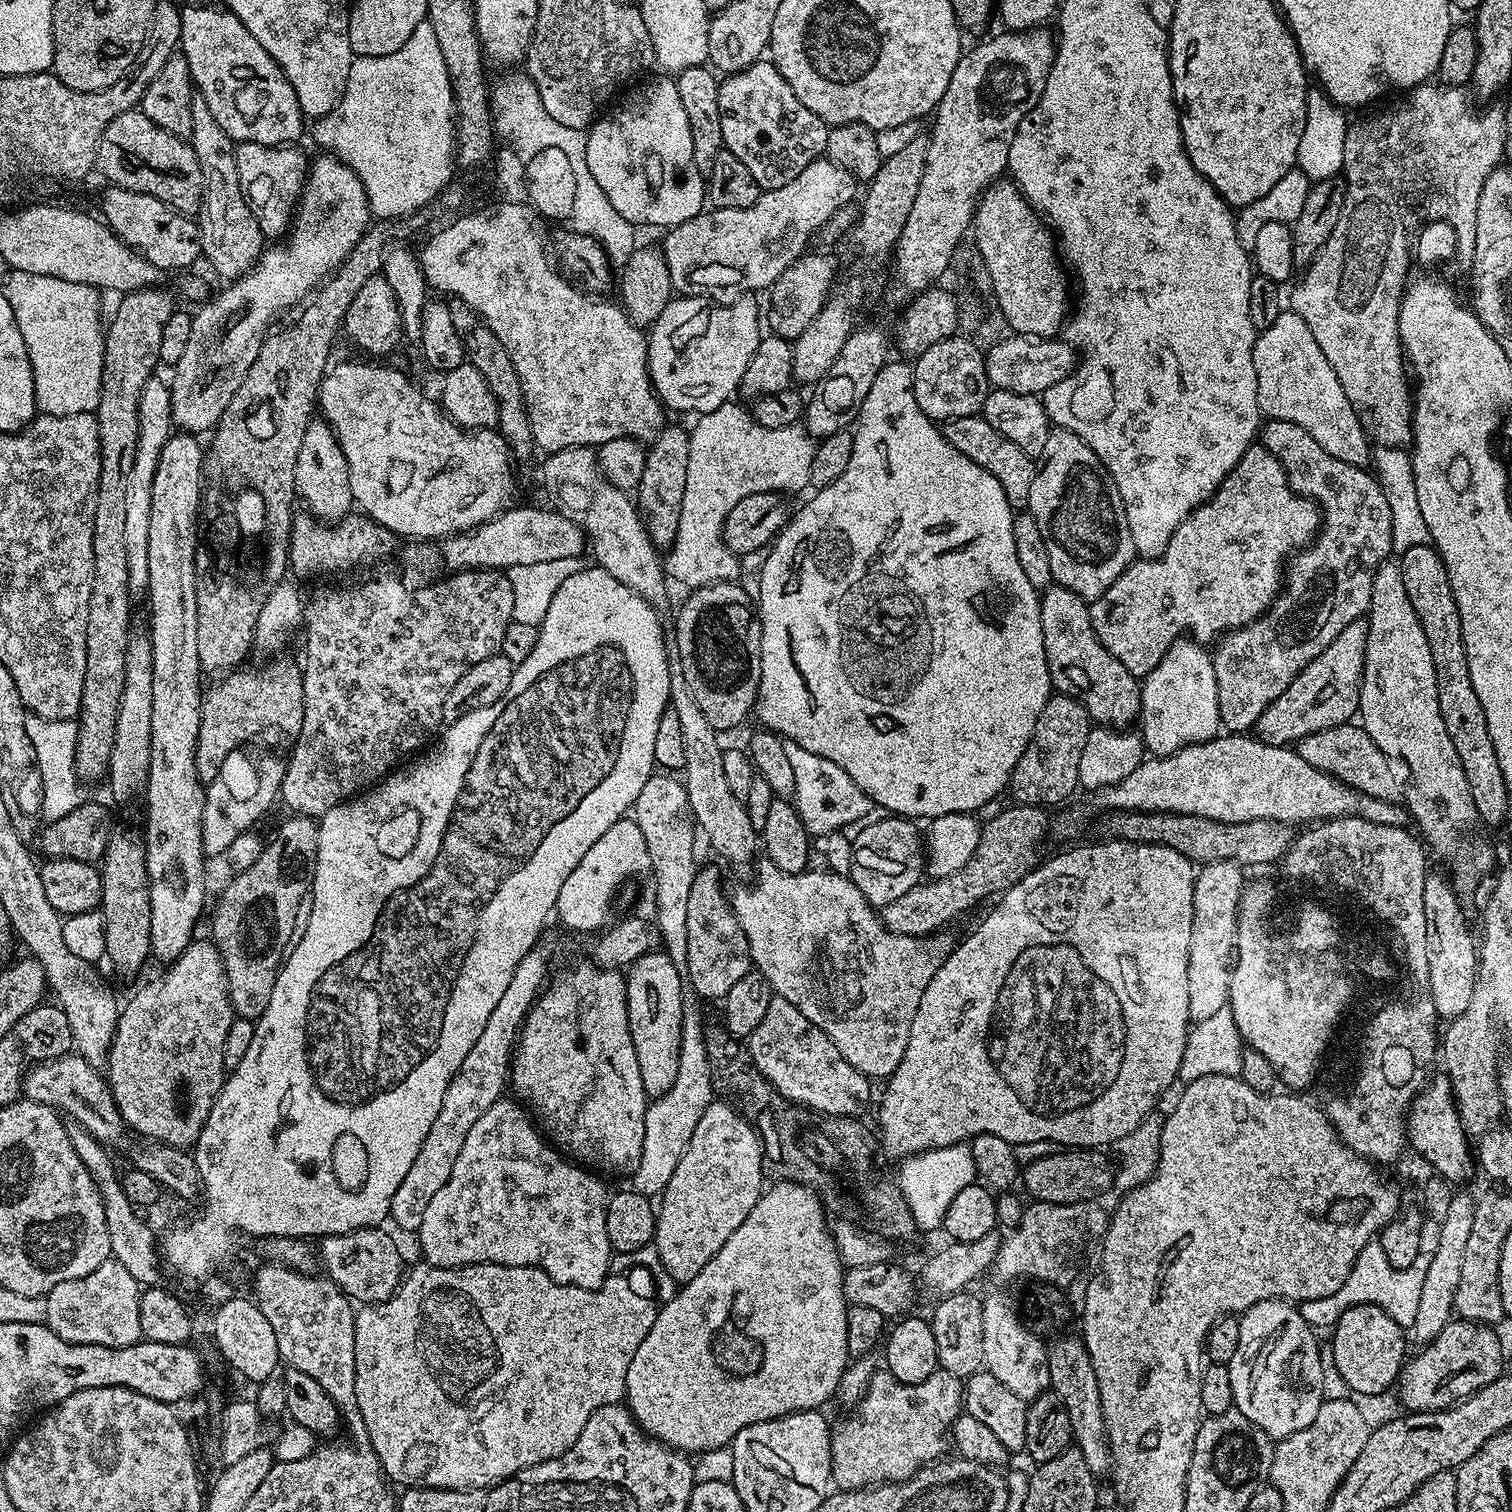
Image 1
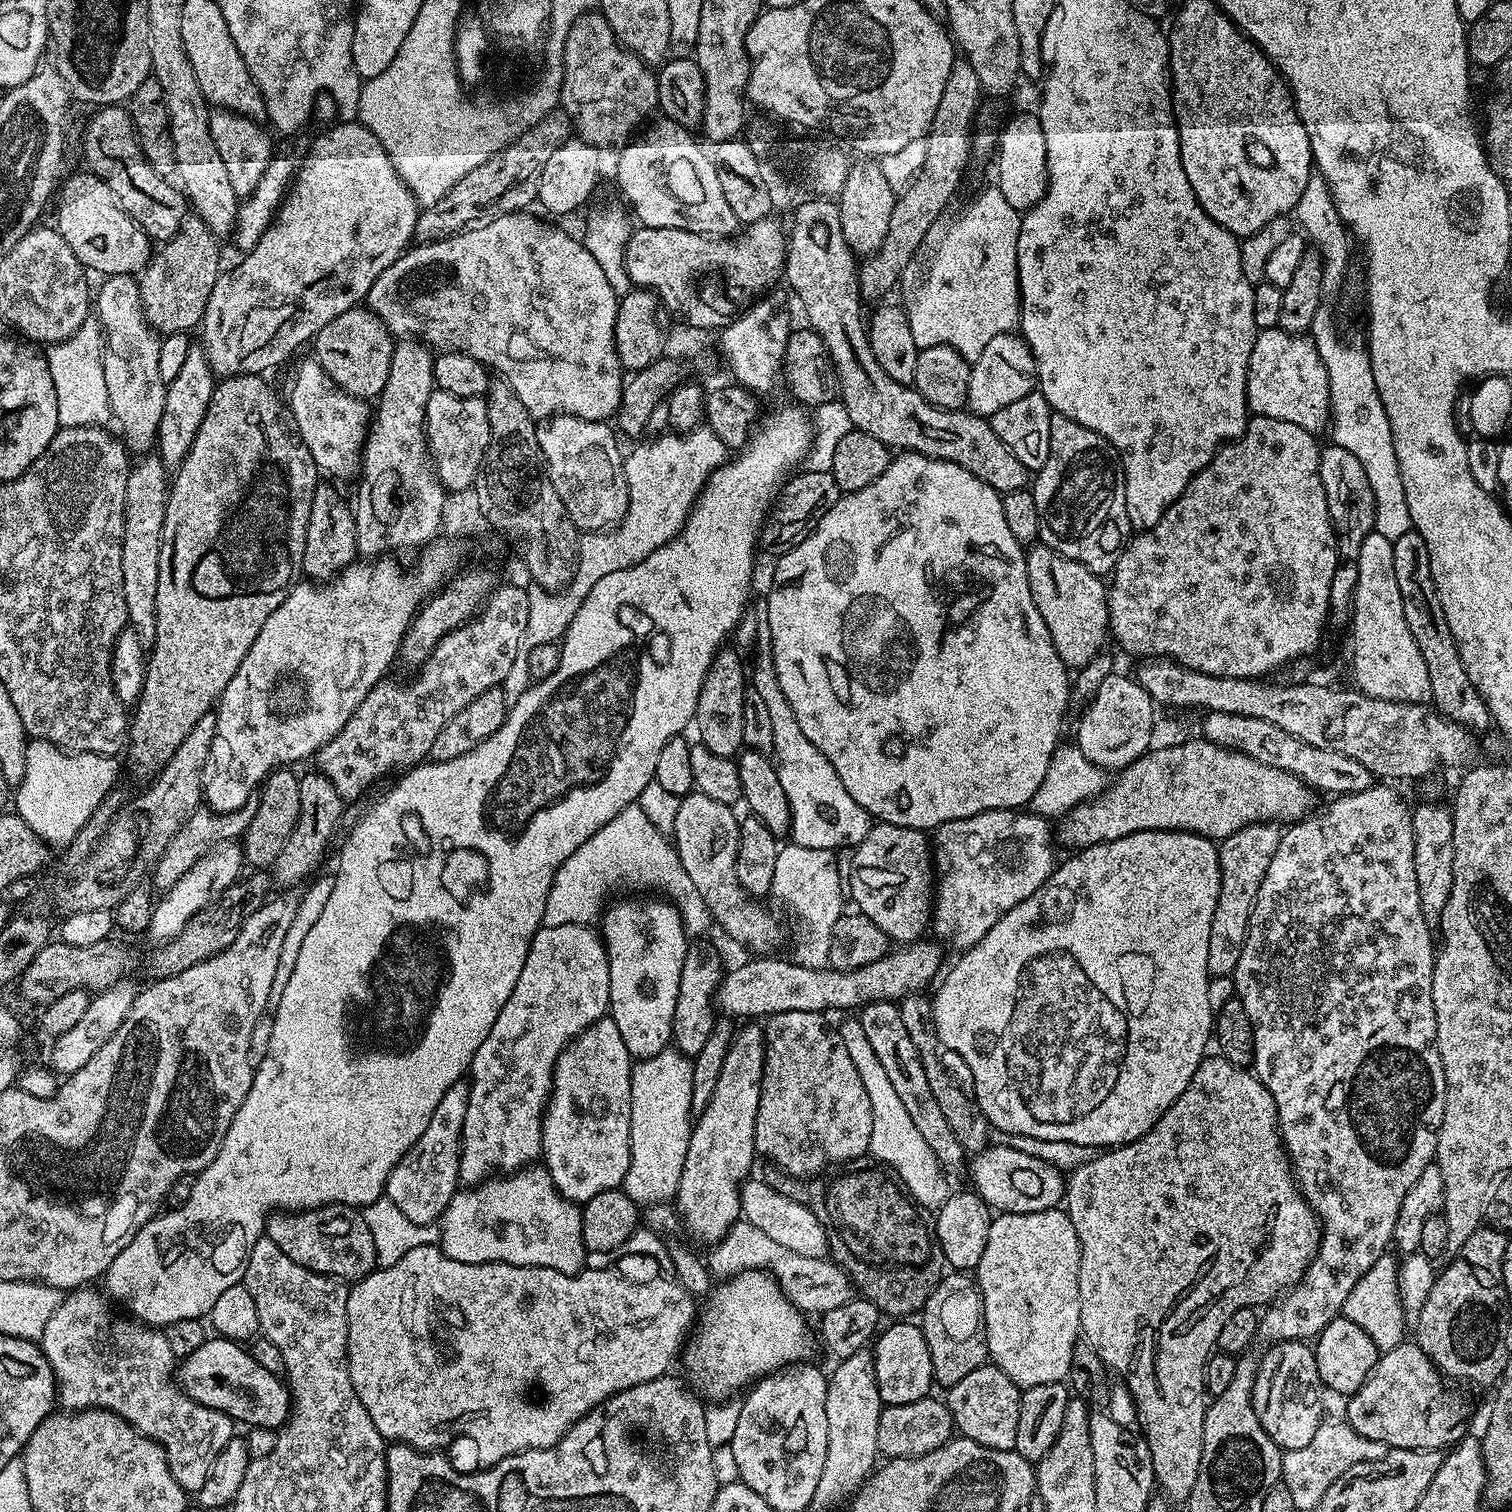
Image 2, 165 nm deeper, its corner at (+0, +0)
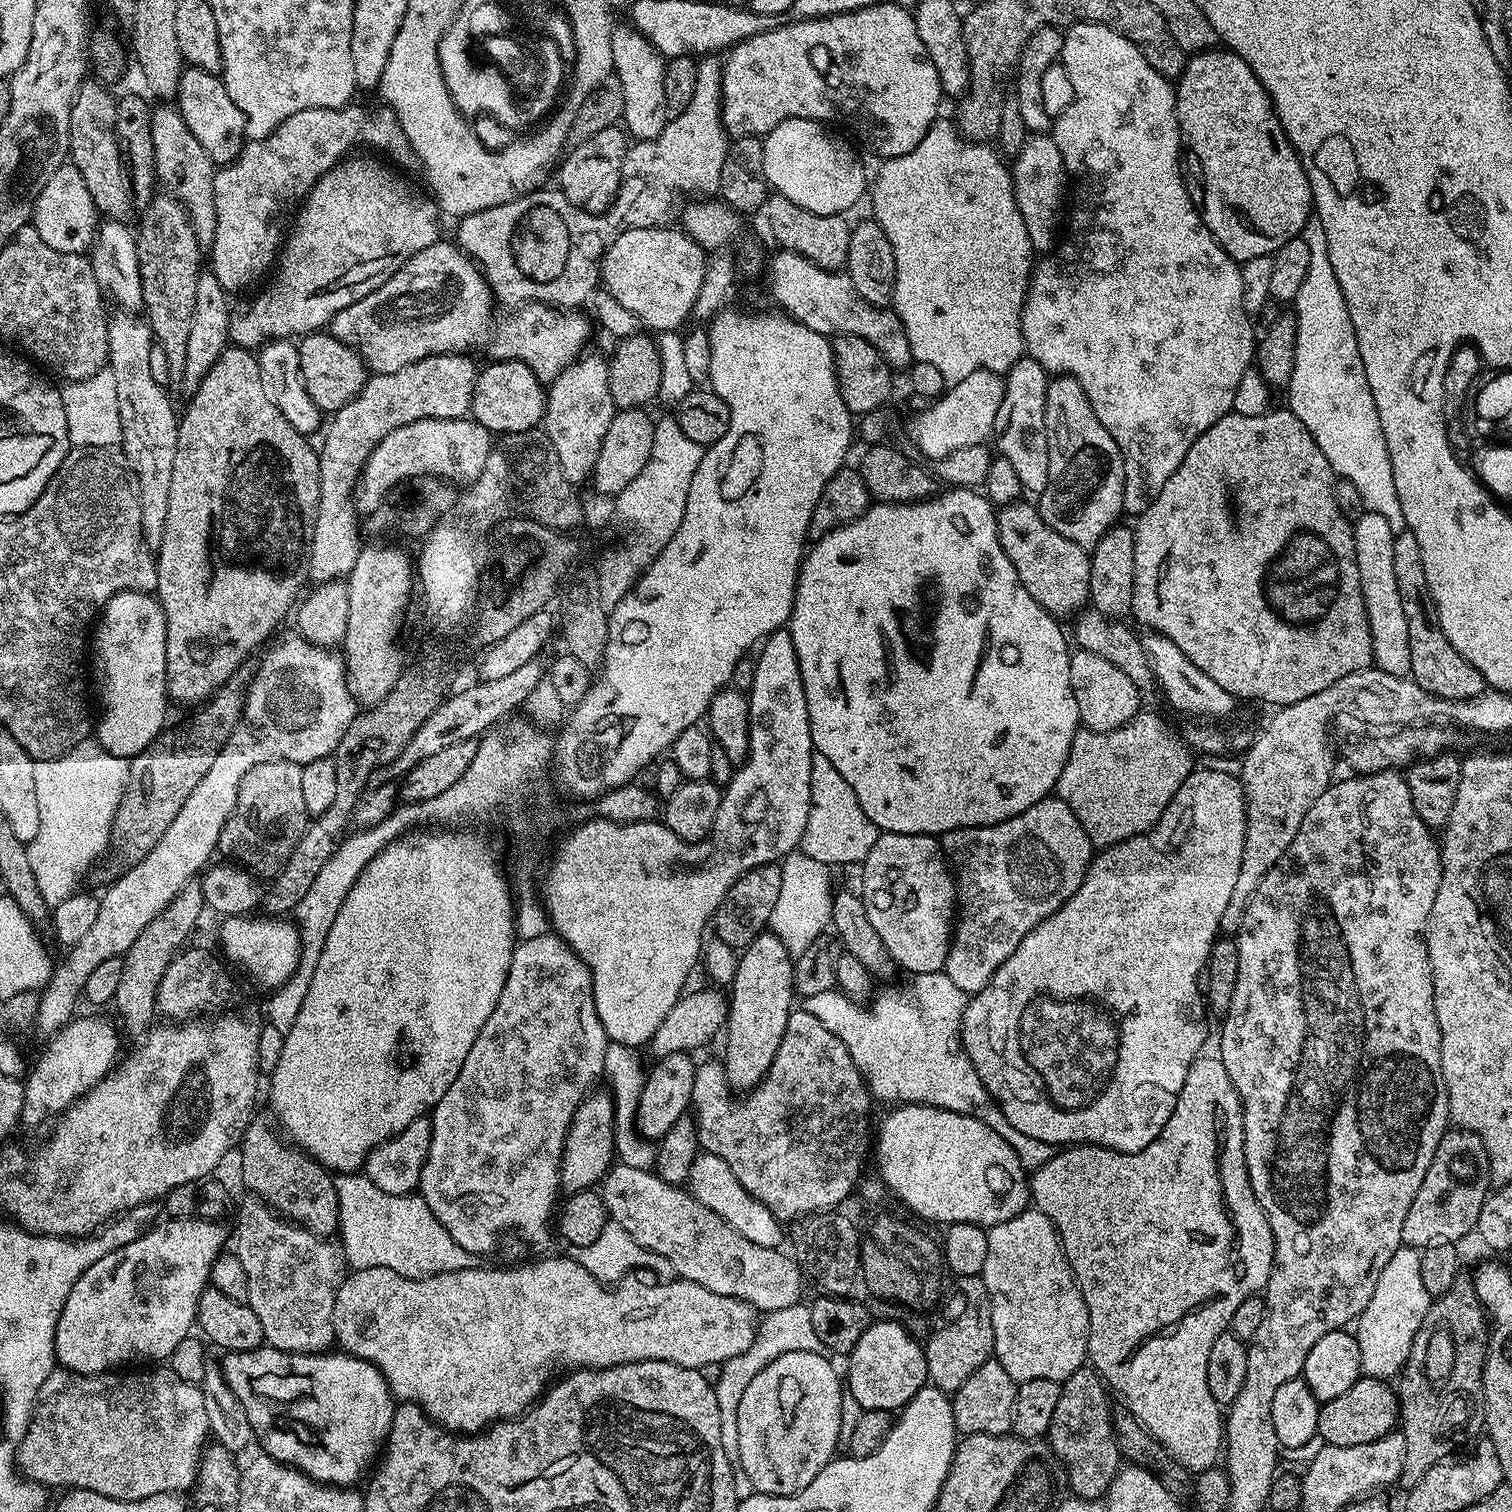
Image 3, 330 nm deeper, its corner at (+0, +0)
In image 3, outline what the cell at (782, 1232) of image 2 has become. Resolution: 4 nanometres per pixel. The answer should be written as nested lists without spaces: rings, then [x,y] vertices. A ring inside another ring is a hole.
[[[705,1151],[696,1155],[694,1164],[690,1166],[690,1178],[686,1188],[692,1193],[693,1198],[702,1202],[702,1206],[706,1206],[706,1210],[714,1210],[718,1218],[722,1218],[731,1228],[738,1230],[742,1238],[750,1238],[750,1242],[758,1246],[781,1247],[780,1239],[784,1236],[783,1230],[780,1229],[783,1228],[781,1221],[777,1220],[774,1214],[770,1214],[770,1210],[762,1206],[762,1202],[758,1202],[746,1191],[742,1182],[734,1178],[734,1170],[730,1170],[730,1166],[722,1162],[722,1158]]]

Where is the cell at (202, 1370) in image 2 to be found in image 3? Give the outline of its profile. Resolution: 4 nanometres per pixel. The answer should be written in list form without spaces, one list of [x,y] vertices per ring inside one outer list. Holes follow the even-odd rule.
[[[271,1346],[249,1352],[230,1352],[223,1358],[226,1382],[230,1390],[234,1390],[238,1402],[242,1402],[242,1410],[246,1410],[246,1418],[250,1418],[252,1435],[267,1455],[305,1472],[311,1480],[333,1486],[355,1485],[355,1480],[373,1467],[387,1441],[394,1411],[392,1391],[373,1364],[343,1350],[283,1352]]]

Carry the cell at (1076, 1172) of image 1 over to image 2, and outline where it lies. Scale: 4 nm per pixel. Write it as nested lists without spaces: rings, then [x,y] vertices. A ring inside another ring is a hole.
[[[1000,1142],[997,1148],[989,1146],[983,1152],[975,1153],[970,1164],[971,1180],[974,1191],[997,1213],[1030,1214],[1050,1210],[1066,1196],[1066,1176],[1061,1169],[1042,1158],[1009,1148],[1004,1142]]]

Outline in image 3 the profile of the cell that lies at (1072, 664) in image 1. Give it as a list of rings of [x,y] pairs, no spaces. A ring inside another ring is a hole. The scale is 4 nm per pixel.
[[[1035,503],[1003,505],[996,513],[998,538],[1010,566],[1018,570],[1022,586],[1030,590],[1030,598],[1038,602],[1050,615],[1057,618],[1071,617],[1089,603],[1090,562],[1089,549],[1062,538],[1058,530],[1050,530],[1040,517],[1039,507]]]

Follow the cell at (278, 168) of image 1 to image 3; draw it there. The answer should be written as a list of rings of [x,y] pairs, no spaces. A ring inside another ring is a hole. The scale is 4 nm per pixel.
[[[185,67],[180,74],[175,99],[186,126],[190,126],[190,134],[198,138],[198,143],[206,149],[206,154],[210,154],[214,163],[223,166],[240,157],[246,143],[246,121],[242,110],[238,110],[230,94],[226,94],[224,81],[217,73]]]

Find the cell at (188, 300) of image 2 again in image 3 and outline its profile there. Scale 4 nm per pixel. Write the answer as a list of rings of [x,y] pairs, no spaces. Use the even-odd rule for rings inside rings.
[[[164,102],[164,104],[159,108],[159,106],[153,107],[152,117],[150,118],[150,140],[154,142],[154,162],[156,163],[156,179],[161,185],[165,184],[167,195],[173,196],[179,204],[188,212],[188,217],[190,218],[190,226],[194,226],[194,238],[198,238],[201,249],[208,250],[211,249],[212,243],[214,242],[214,230],[216,229],[216,211],[214,210],[214,178],[216,177],[218,171],[218,165],[213,162],[210,158],[210,154],[206,154],[206,149],[198,143],[198,138],[194,138],[194,134],[190,134],[190,126],[186,126],[186,122],[182,118],[179,107],[170,105],[171,103]]]

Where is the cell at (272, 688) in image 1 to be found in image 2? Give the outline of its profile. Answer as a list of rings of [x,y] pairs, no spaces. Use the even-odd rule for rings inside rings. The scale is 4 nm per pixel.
[[[253,794],[242,807],[233,812],[211,810],[193,812],[192,817],[180,827],[178,834],[174,834],[174,838],[170,838],[166,850],[162,850],[162,854],[156,859],[156,864],[150,873],[150,881],[152,880],[153,884],[151,887],[160,894],[167,892],[168,888],[174,886],[174,882],[178,882],[178,878],[182,878],[182,874],[186,874],[190,866],[194,866],[194,862],[202,859],[210,849],[218,844],[232,842],[243,837],[246,826],[250,826],[250,818],[254,818],[254,810],[258,810],[259,801],[259,795]]]

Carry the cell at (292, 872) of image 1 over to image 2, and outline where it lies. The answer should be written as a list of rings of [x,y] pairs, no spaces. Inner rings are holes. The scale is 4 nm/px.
[[[319,770],[311,771],[300,776],[302,806],[298,810],[298,822],[294,822],[294,830],[290,830],[286,846],[282,846],[282,854],[278,854],[275,864],[270,869],[275,883],[277,880],[281,884],[279,887],[284,890],[296,886],[292,884],[303,885],[316,872],[314,870],[323,862],[324,855],[328,852],[328,843],[331,842],[332,835],[340,824],[340,815],[346,808],[346,802],[338,794],[334,782],[330,782],[330,778],[323,776]]]

